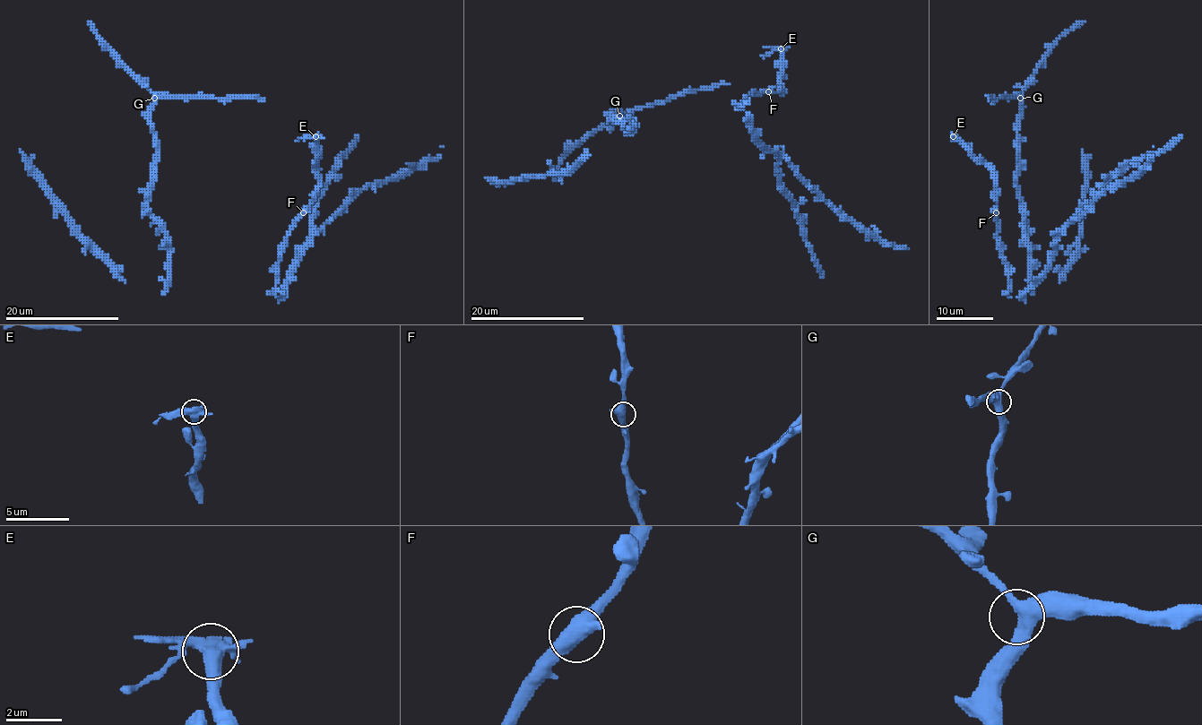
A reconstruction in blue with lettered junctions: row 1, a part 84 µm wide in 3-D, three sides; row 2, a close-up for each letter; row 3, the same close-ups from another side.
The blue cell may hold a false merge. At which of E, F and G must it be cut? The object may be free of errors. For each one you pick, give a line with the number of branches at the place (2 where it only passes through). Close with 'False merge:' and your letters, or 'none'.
E: 3 branches meet
False merge: E

